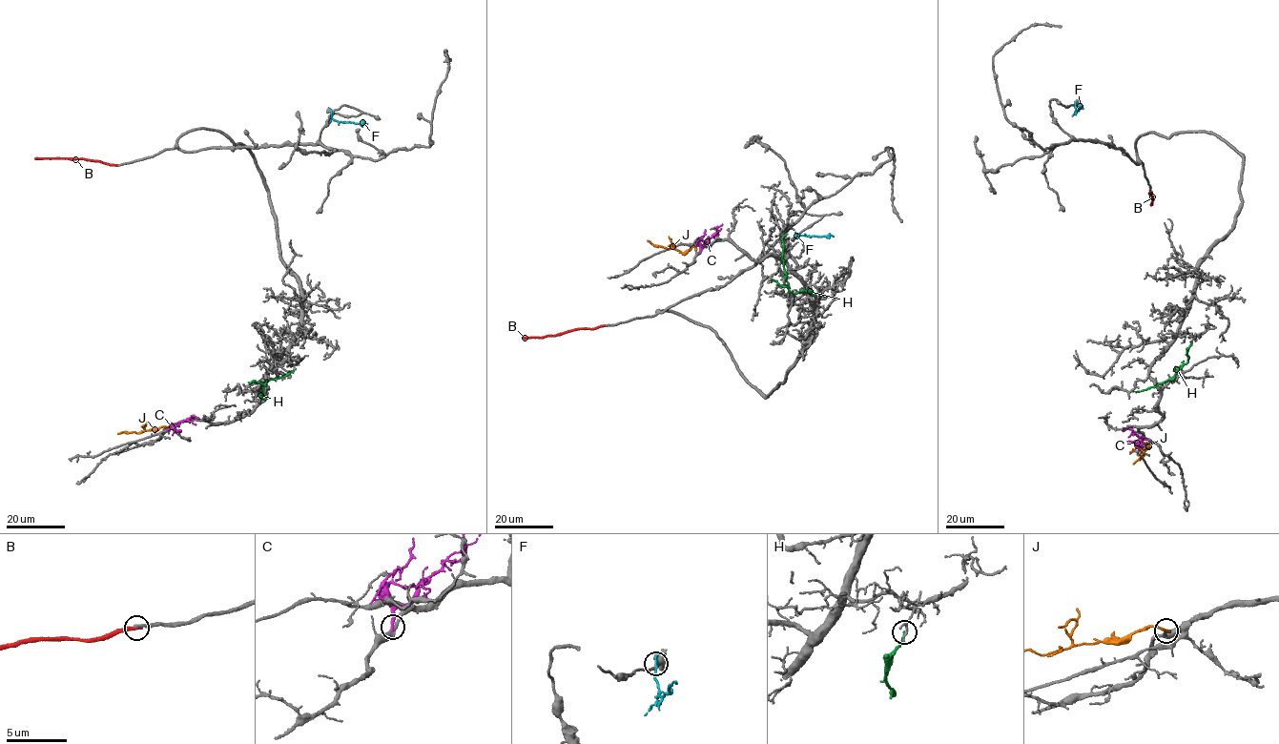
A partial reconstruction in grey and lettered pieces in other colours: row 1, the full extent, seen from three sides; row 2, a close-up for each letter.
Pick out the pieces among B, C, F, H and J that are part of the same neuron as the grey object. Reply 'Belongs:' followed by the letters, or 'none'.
Belongs: B

